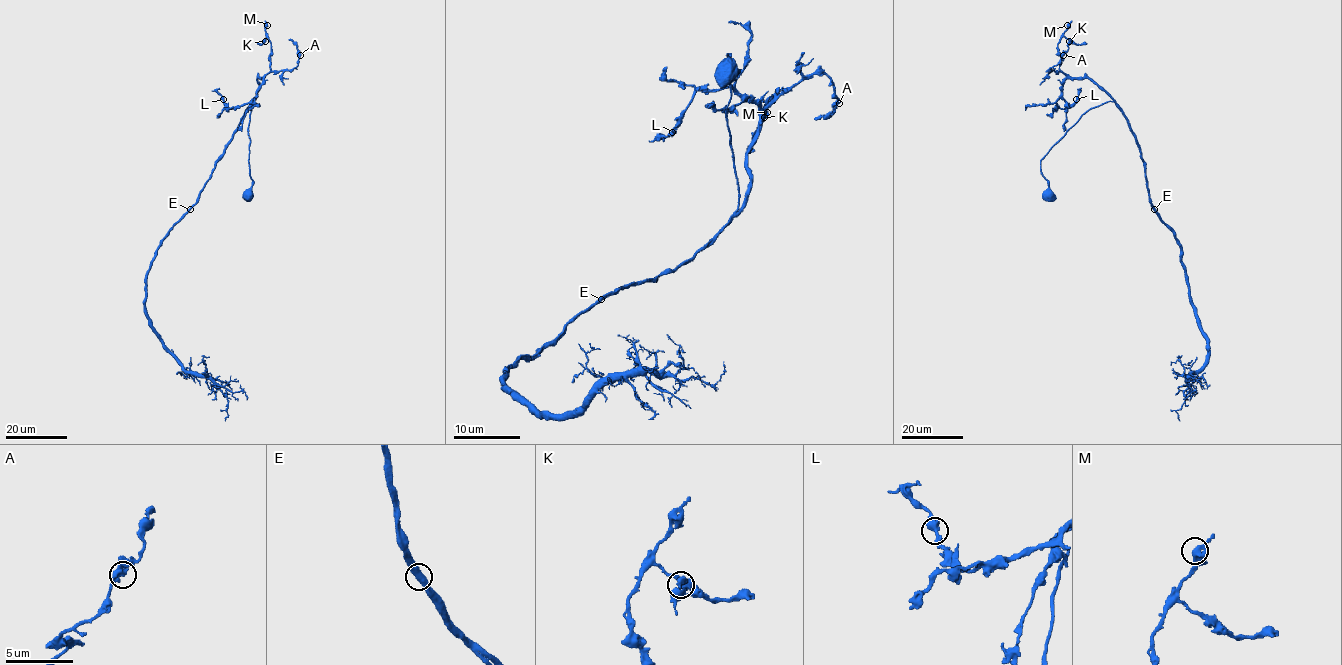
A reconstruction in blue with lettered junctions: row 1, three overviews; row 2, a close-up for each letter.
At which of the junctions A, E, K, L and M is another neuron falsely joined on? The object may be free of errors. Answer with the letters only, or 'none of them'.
none of them

